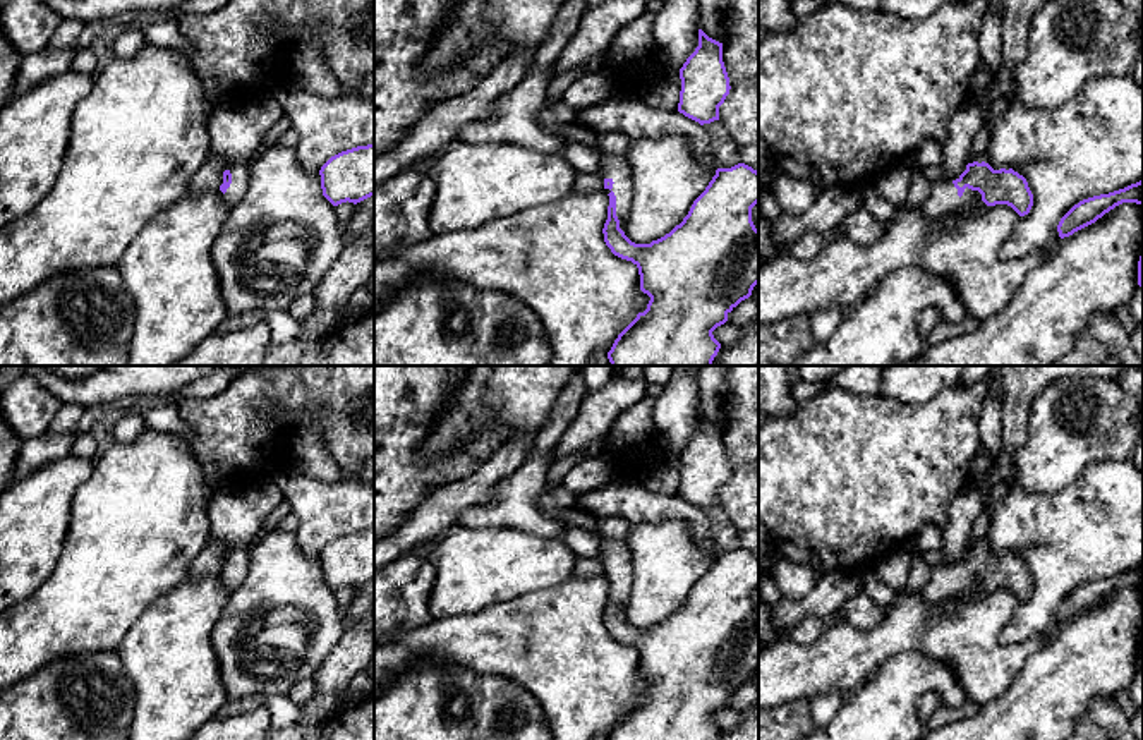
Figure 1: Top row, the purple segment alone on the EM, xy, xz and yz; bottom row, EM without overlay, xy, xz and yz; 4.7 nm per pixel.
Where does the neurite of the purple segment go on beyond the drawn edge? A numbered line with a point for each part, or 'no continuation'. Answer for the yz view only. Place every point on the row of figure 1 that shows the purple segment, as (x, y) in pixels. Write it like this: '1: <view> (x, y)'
1: yz (943, 200)

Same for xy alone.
1: xy (241, 172)

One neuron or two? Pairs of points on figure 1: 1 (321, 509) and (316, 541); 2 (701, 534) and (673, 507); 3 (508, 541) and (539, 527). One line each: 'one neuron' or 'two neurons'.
1: one neuron
2: one neuron
3: two neurons

